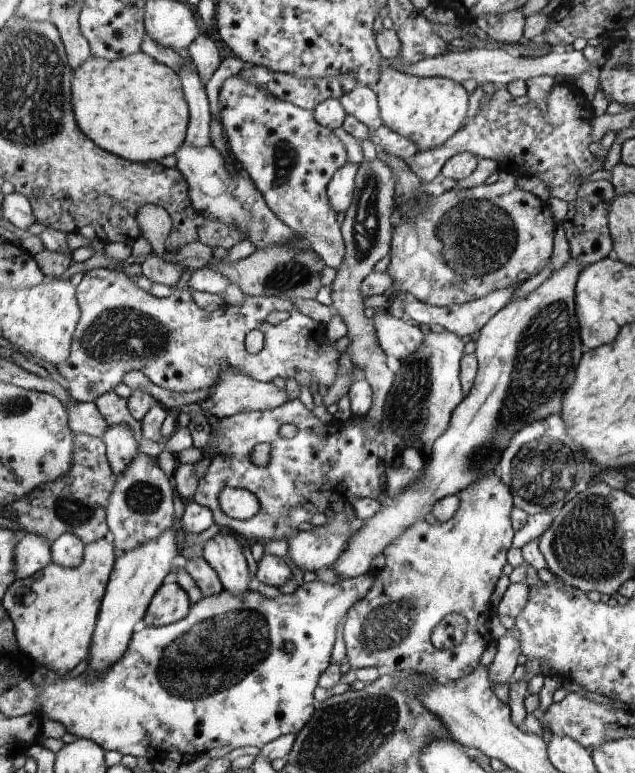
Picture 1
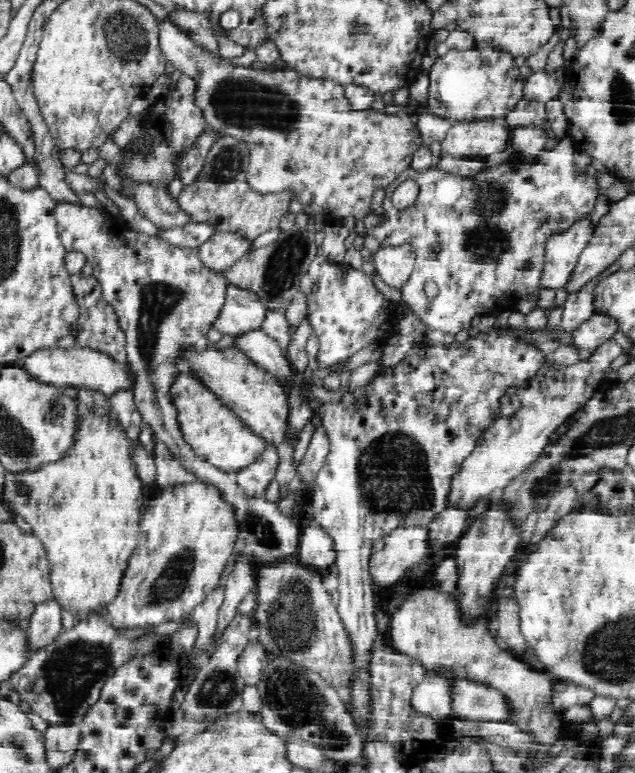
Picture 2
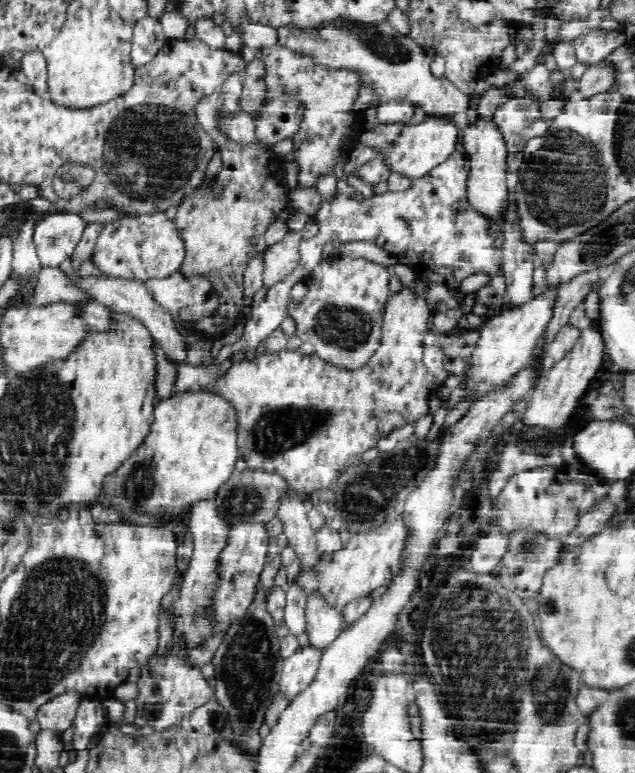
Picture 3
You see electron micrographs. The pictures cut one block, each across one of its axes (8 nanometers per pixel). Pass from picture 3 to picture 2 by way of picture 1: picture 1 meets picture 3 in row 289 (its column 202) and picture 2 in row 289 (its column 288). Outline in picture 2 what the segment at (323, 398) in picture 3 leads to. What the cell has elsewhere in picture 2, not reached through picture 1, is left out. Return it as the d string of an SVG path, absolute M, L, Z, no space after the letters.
M406 242L400 248L382 248L376 254L374 262L378 276L384 280L384 284L402 292L414 274L416 254L412 250L412 244Z

